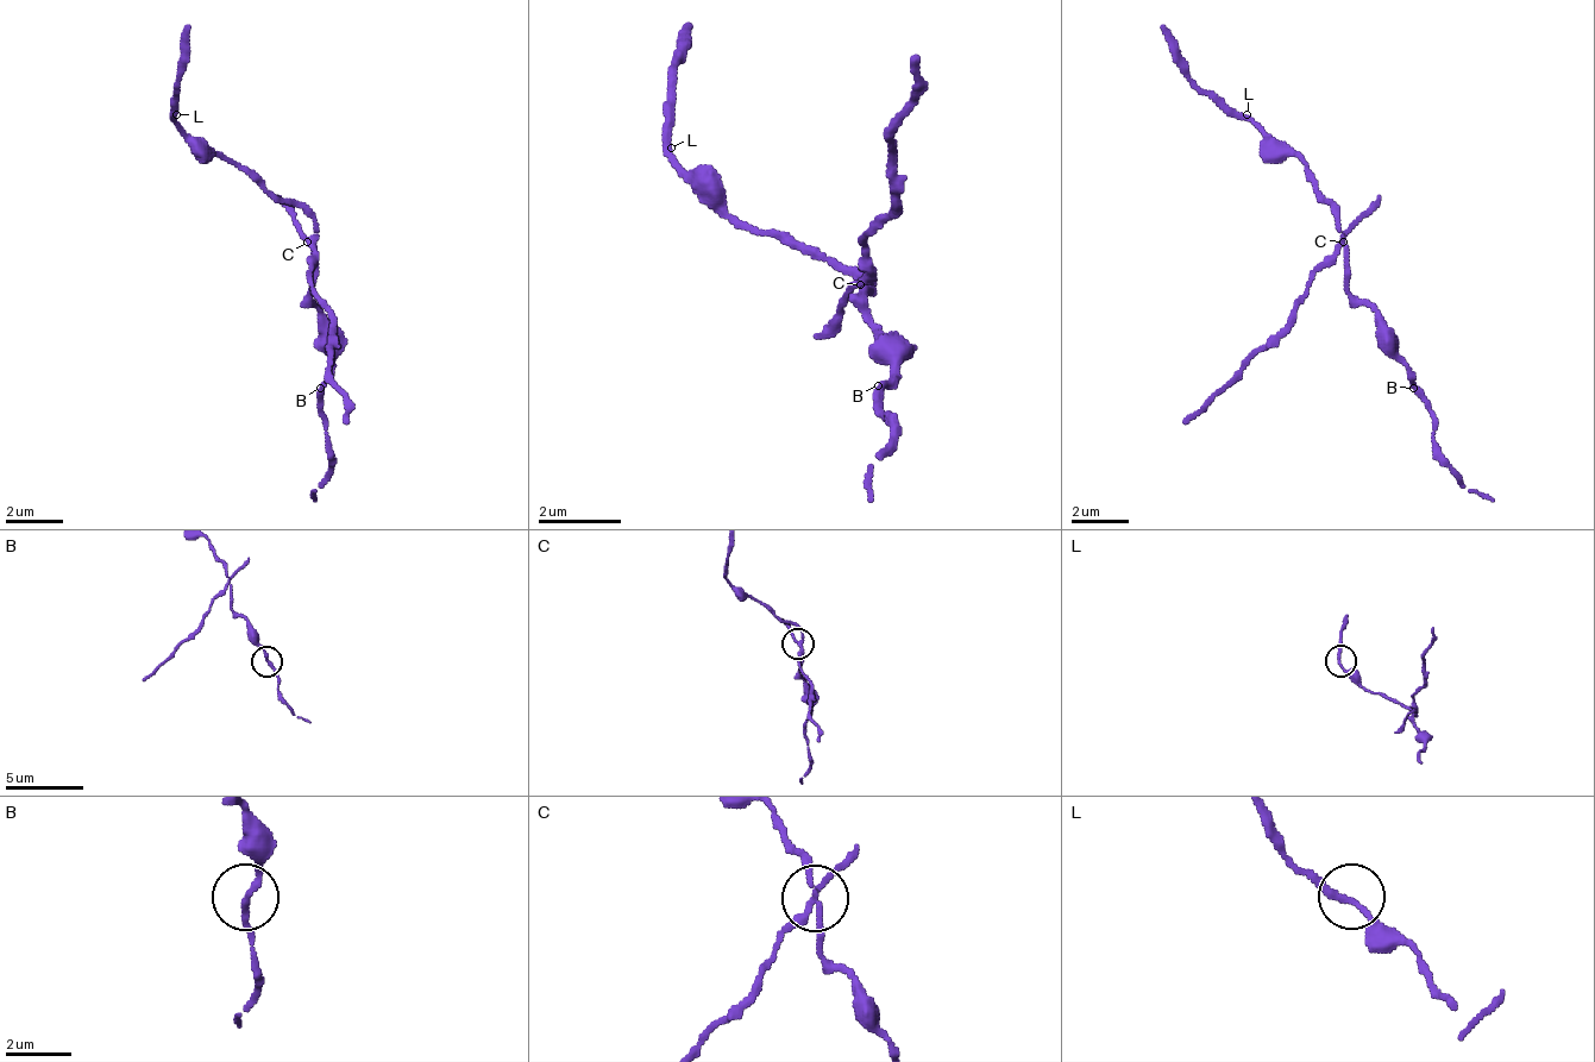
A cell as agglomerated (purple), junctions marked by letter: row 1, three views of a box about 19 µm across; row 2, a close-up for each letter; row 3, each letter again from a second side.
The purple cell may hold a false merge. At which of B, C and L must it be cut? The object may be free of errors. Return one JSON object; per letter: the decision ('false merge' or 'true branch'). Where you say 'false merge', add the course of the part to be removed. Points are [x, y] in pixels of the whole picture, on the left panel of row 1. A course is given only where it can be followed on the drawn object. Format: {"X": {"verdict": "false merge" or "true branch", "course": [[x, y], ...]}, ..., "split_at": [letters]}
{"B": {"verdict": "true branch"}, "C": {"verdict": "false merge", "course": [[306, 244], [327, 315], [327, 381], [349, 423]]}, "L": {"verdict": "true branch"}, "split_at": ["C"]}

